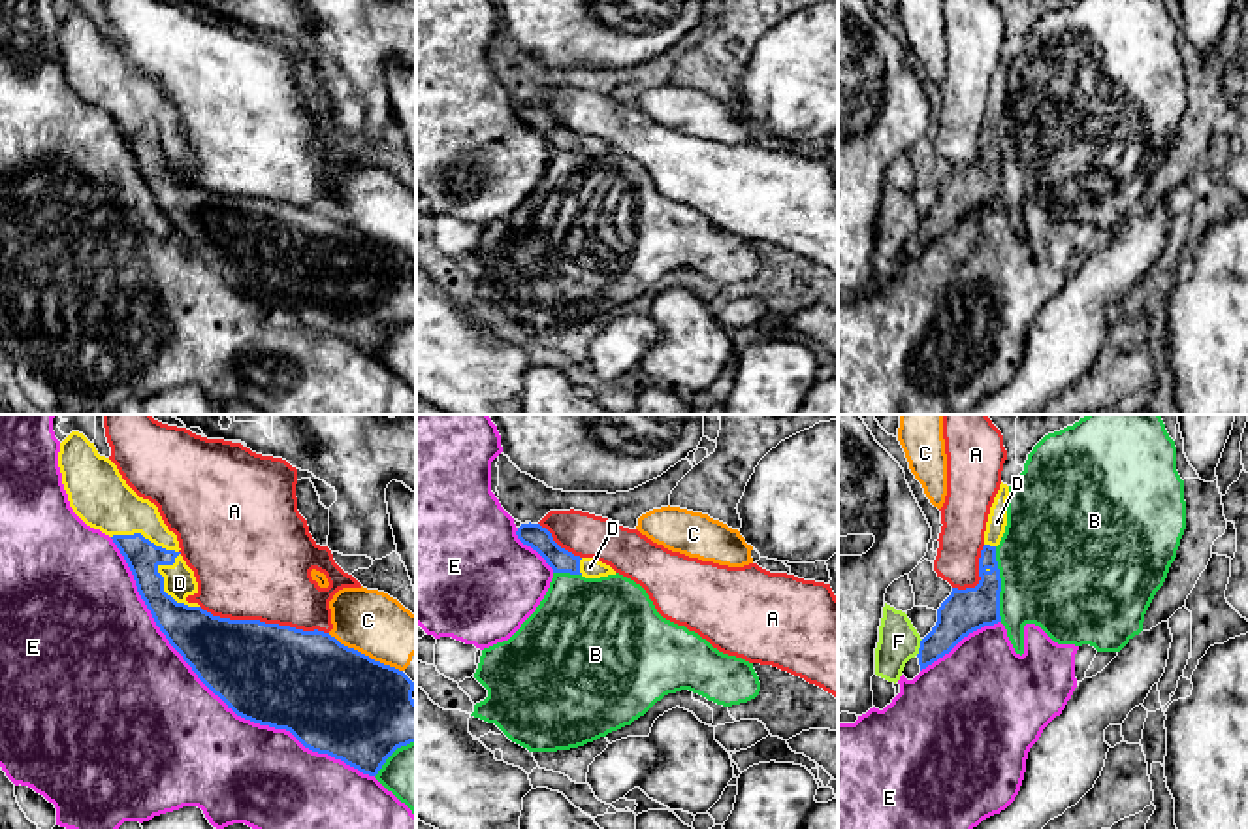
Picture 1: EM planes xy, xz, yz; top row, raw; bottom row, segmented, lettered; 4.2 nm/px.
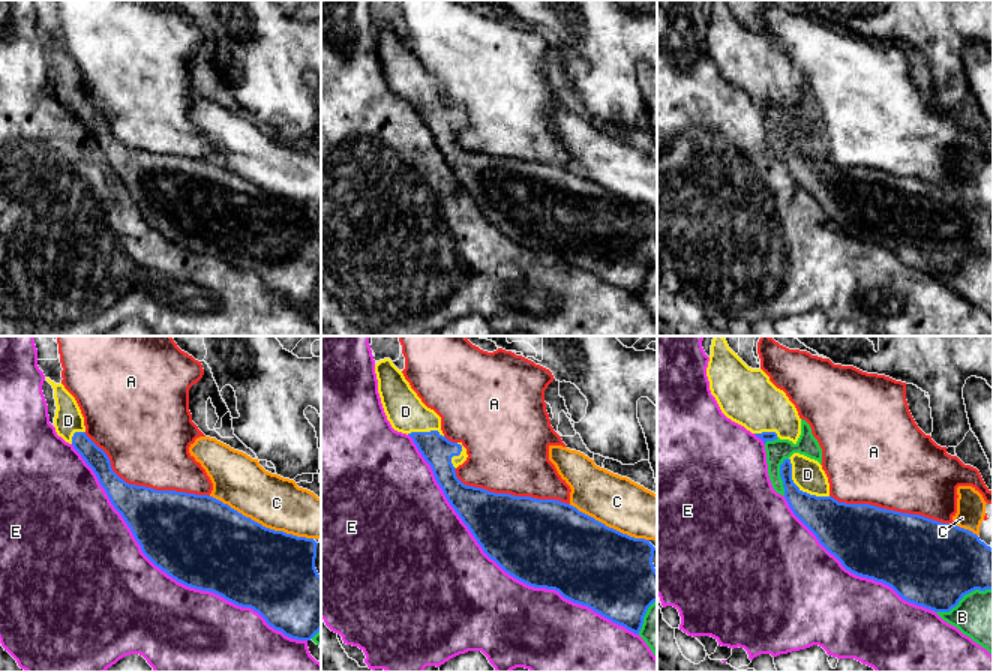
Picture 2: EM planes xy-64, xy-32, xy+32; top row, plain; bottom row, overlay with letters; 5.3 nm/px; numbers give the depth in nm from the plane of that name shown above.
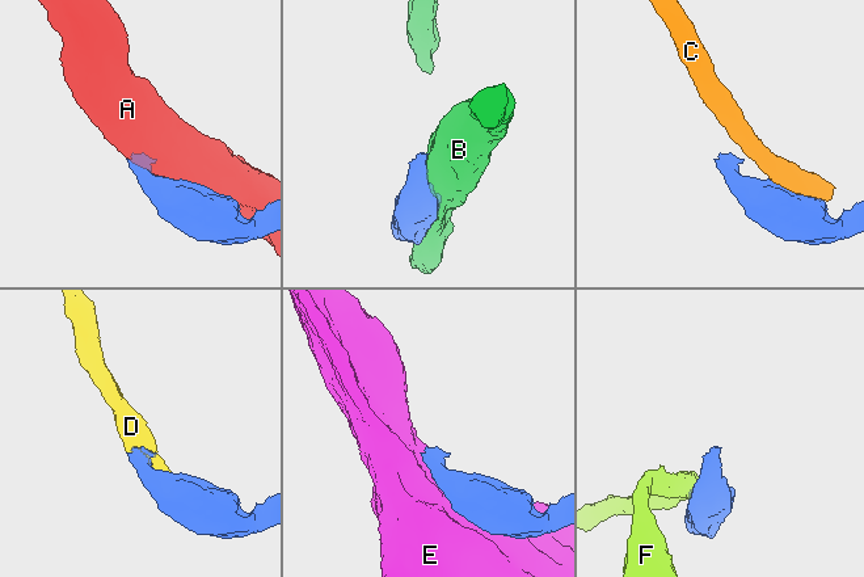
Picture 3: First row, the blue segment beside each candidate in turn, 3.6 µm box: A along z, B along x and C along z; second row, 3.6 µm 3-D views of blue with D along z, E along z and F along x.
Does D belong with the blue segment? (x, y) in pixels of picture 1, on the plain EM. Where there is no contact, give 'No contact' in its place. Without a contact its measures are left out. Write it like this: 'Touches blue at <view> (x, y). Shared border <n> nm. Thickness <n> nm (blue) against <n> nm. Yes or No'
Touches blue at xy (174, 140). Shared border 480 nm. Thickness 160 nm (blue) against 140 nm. Yes

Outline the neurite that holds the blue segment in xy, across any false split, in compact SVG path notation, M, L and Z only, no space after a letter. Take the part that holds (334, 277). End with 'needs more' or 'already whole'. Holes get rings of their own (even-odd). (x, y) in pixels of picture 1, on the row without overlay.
M79 9L60 21L58 45L73 90L113 117L160 209L237 294L286 307L305 326L341 337L369 354L376 354L397 326L416 320L414 260L403 249L375 239L318 207L220 196L198 181L188 181L186 175L198 171L198 160L158 85L139 75L117 43L100 34L94 21Z; needs more

